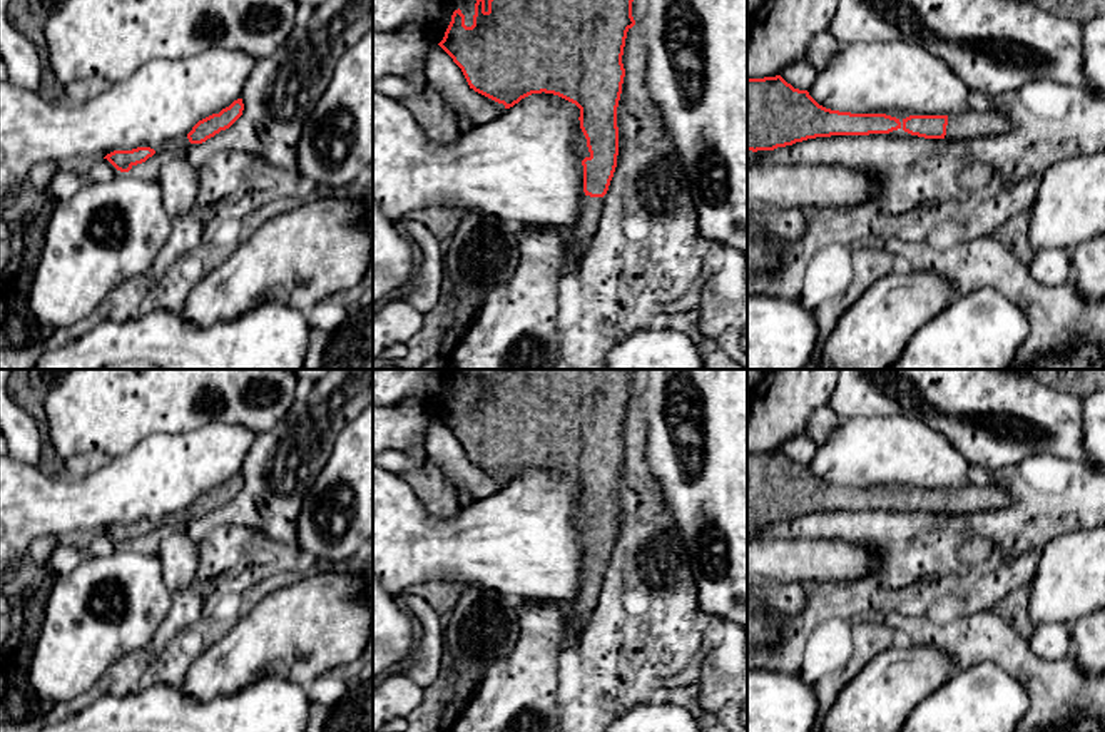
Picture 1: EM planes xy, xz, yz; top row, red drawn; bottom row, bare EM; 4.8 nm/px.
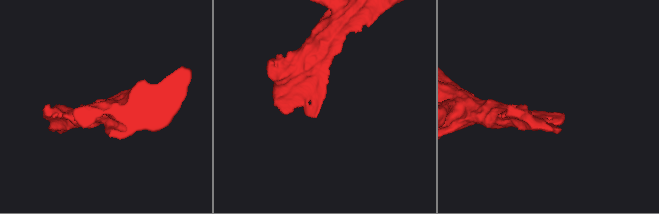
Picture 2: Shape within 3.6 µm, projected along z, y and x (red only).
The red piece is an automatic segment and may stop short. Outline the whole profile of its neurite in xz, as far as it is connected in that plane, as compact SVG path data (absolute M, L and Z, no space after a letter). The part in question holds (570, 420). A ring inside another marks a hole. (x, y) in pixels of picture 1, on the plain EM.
M481 369L471 371L476 374L473 399L466 401L461 384L455 384L438 418L461 443L470 463L505 483L542 466L580 483L580 503L590 530L582 535L585 572L580 590L565 603L568 645L573 645L598 602L603 570L617 541L617 481L625 451L622 430L627 406L635 399L634 369L491 369L488 376Z

